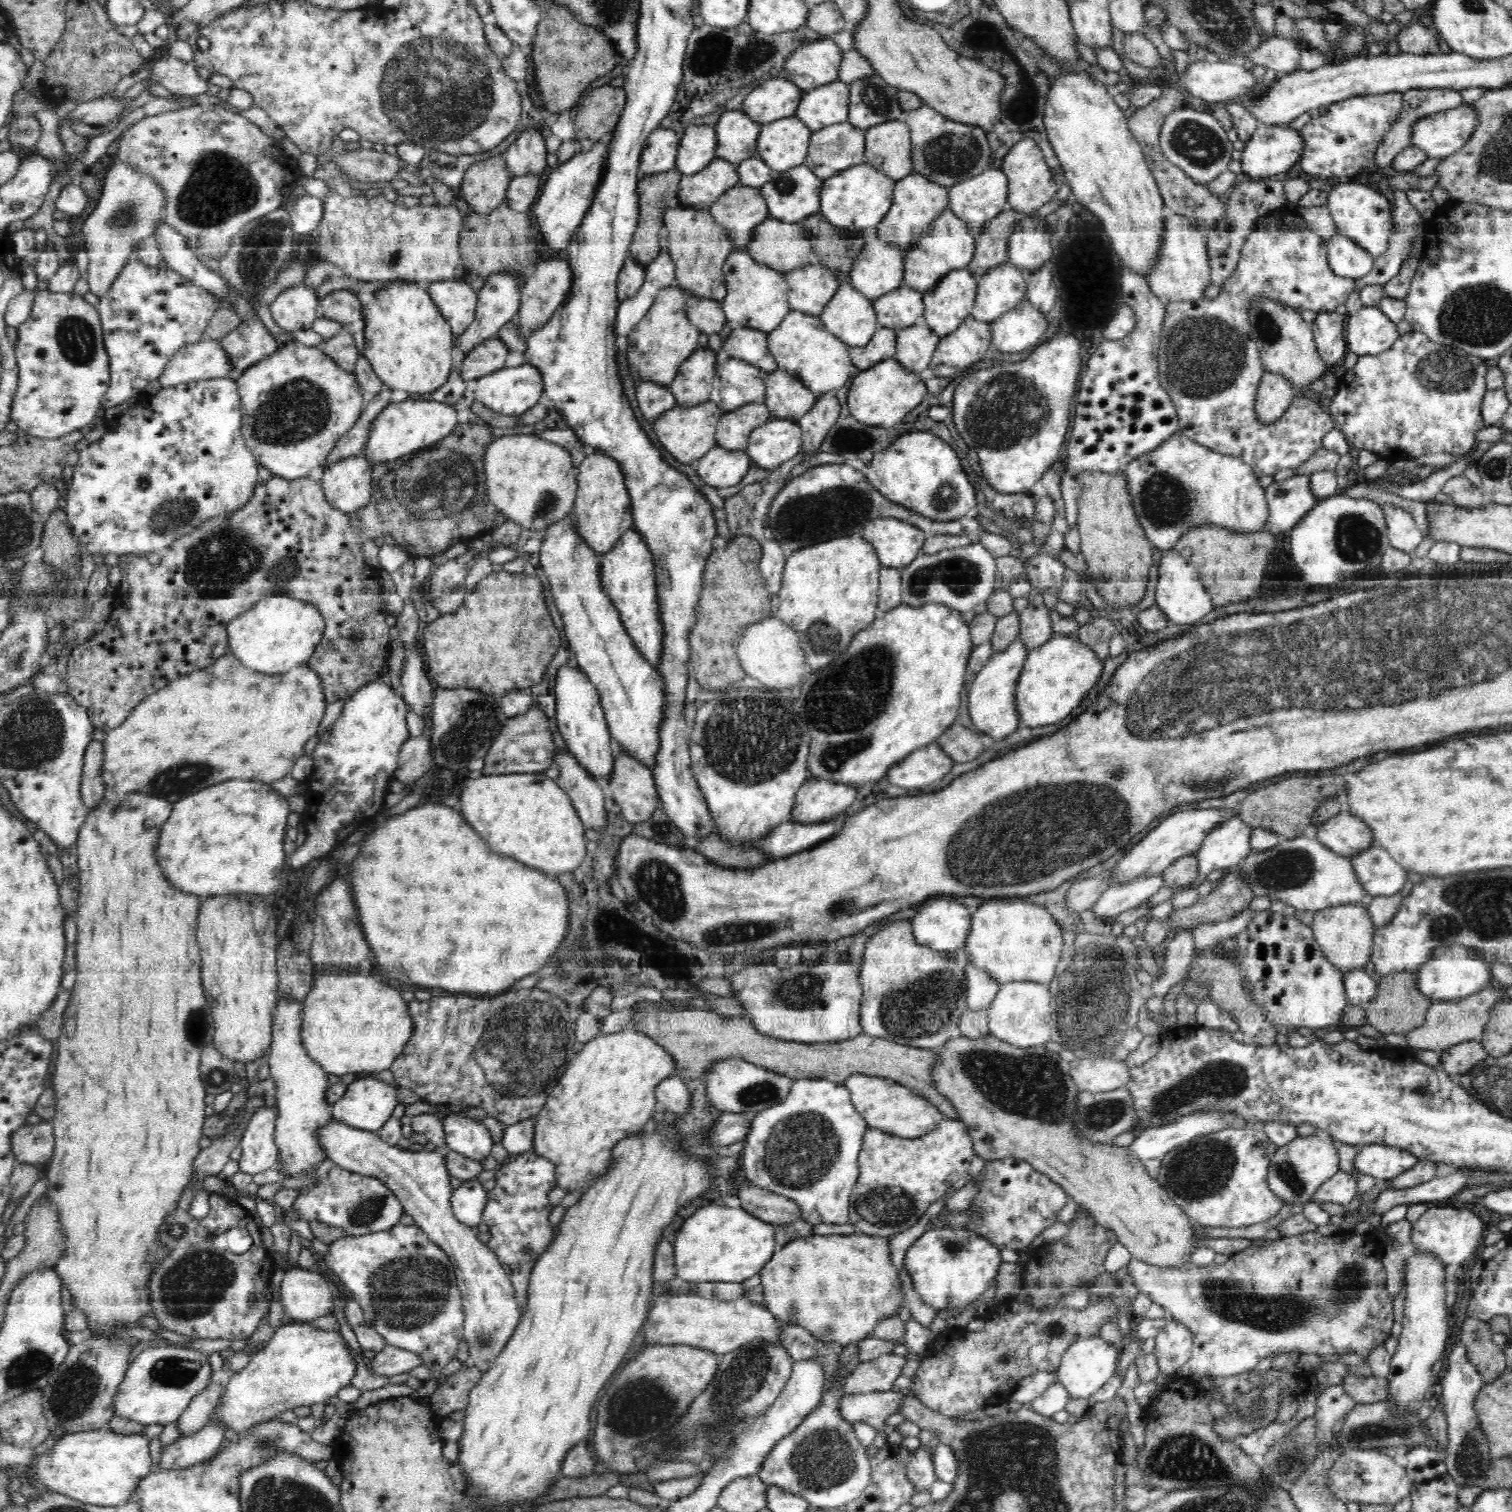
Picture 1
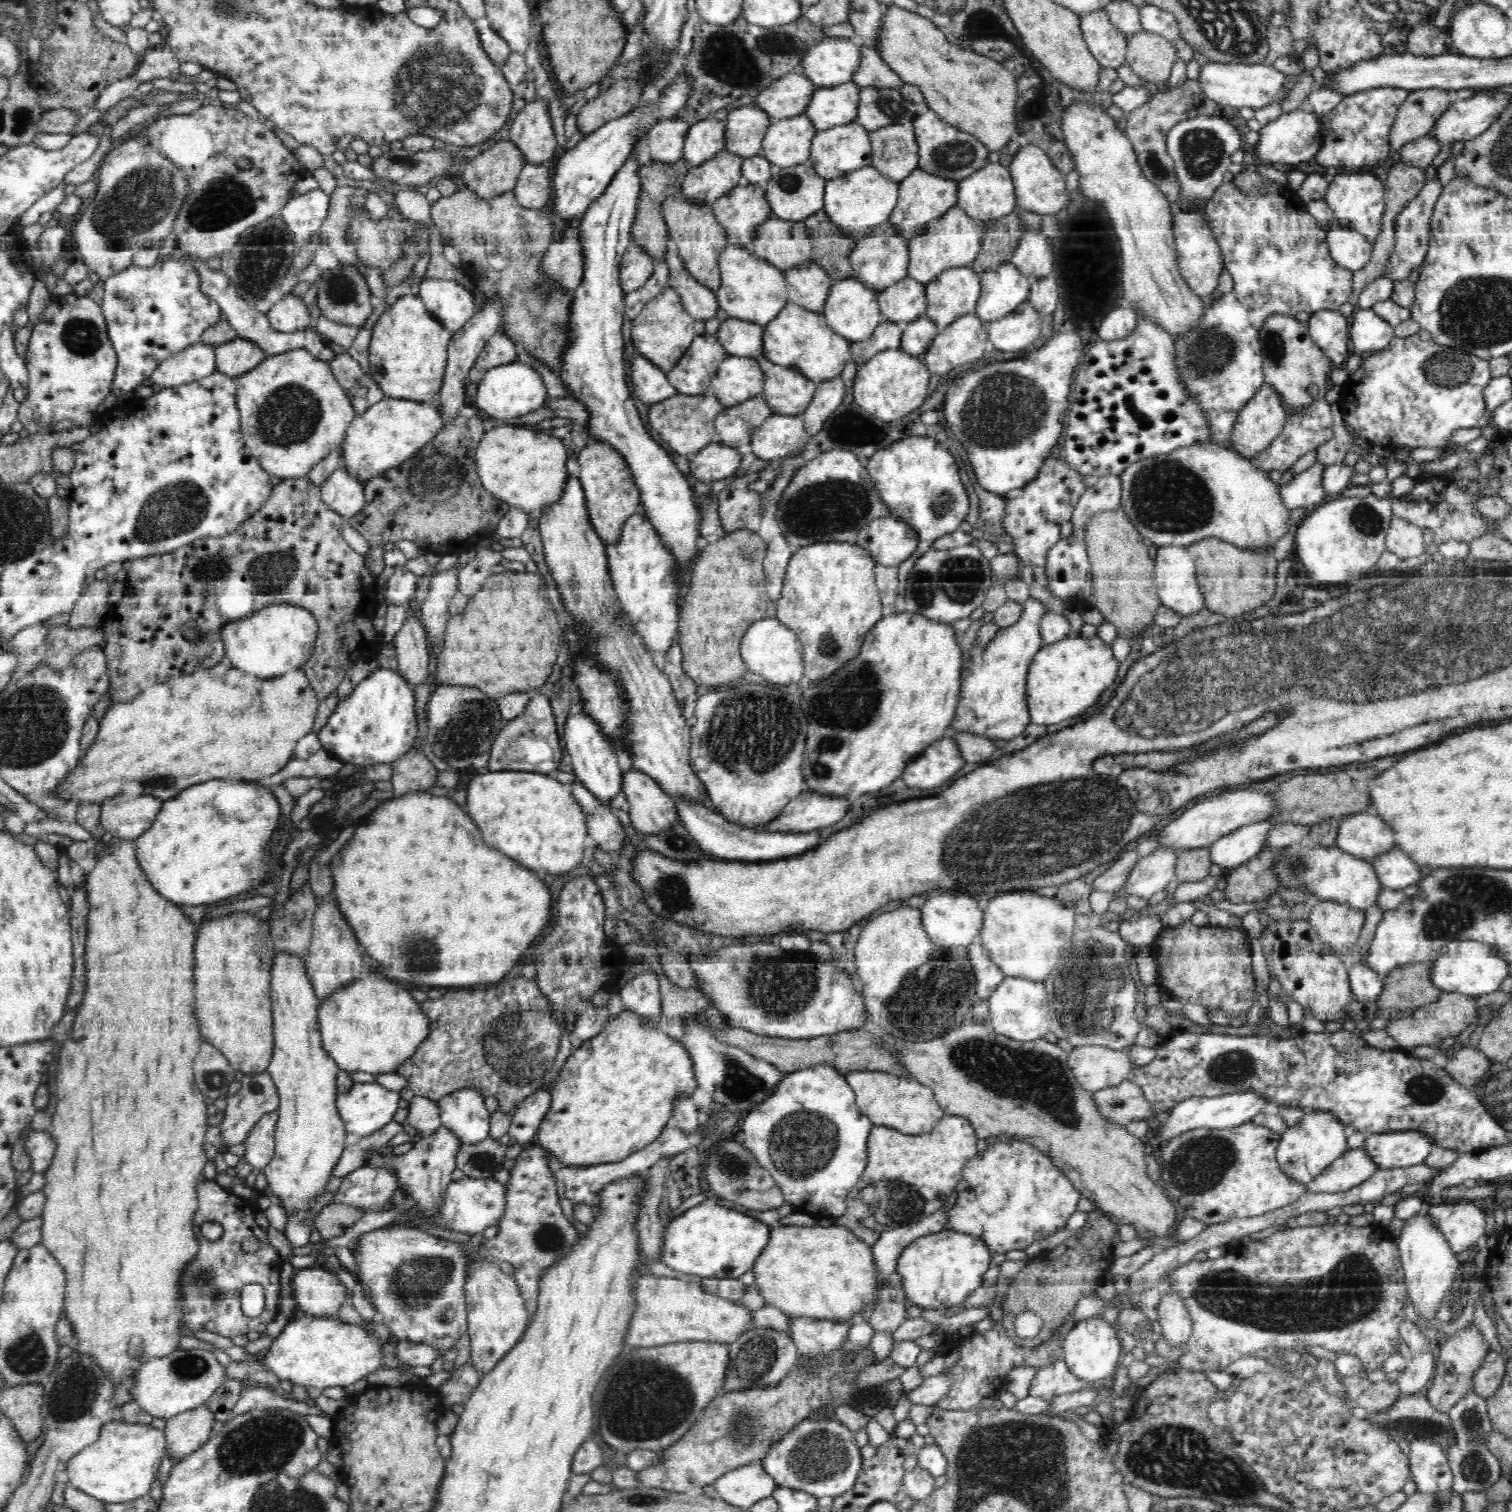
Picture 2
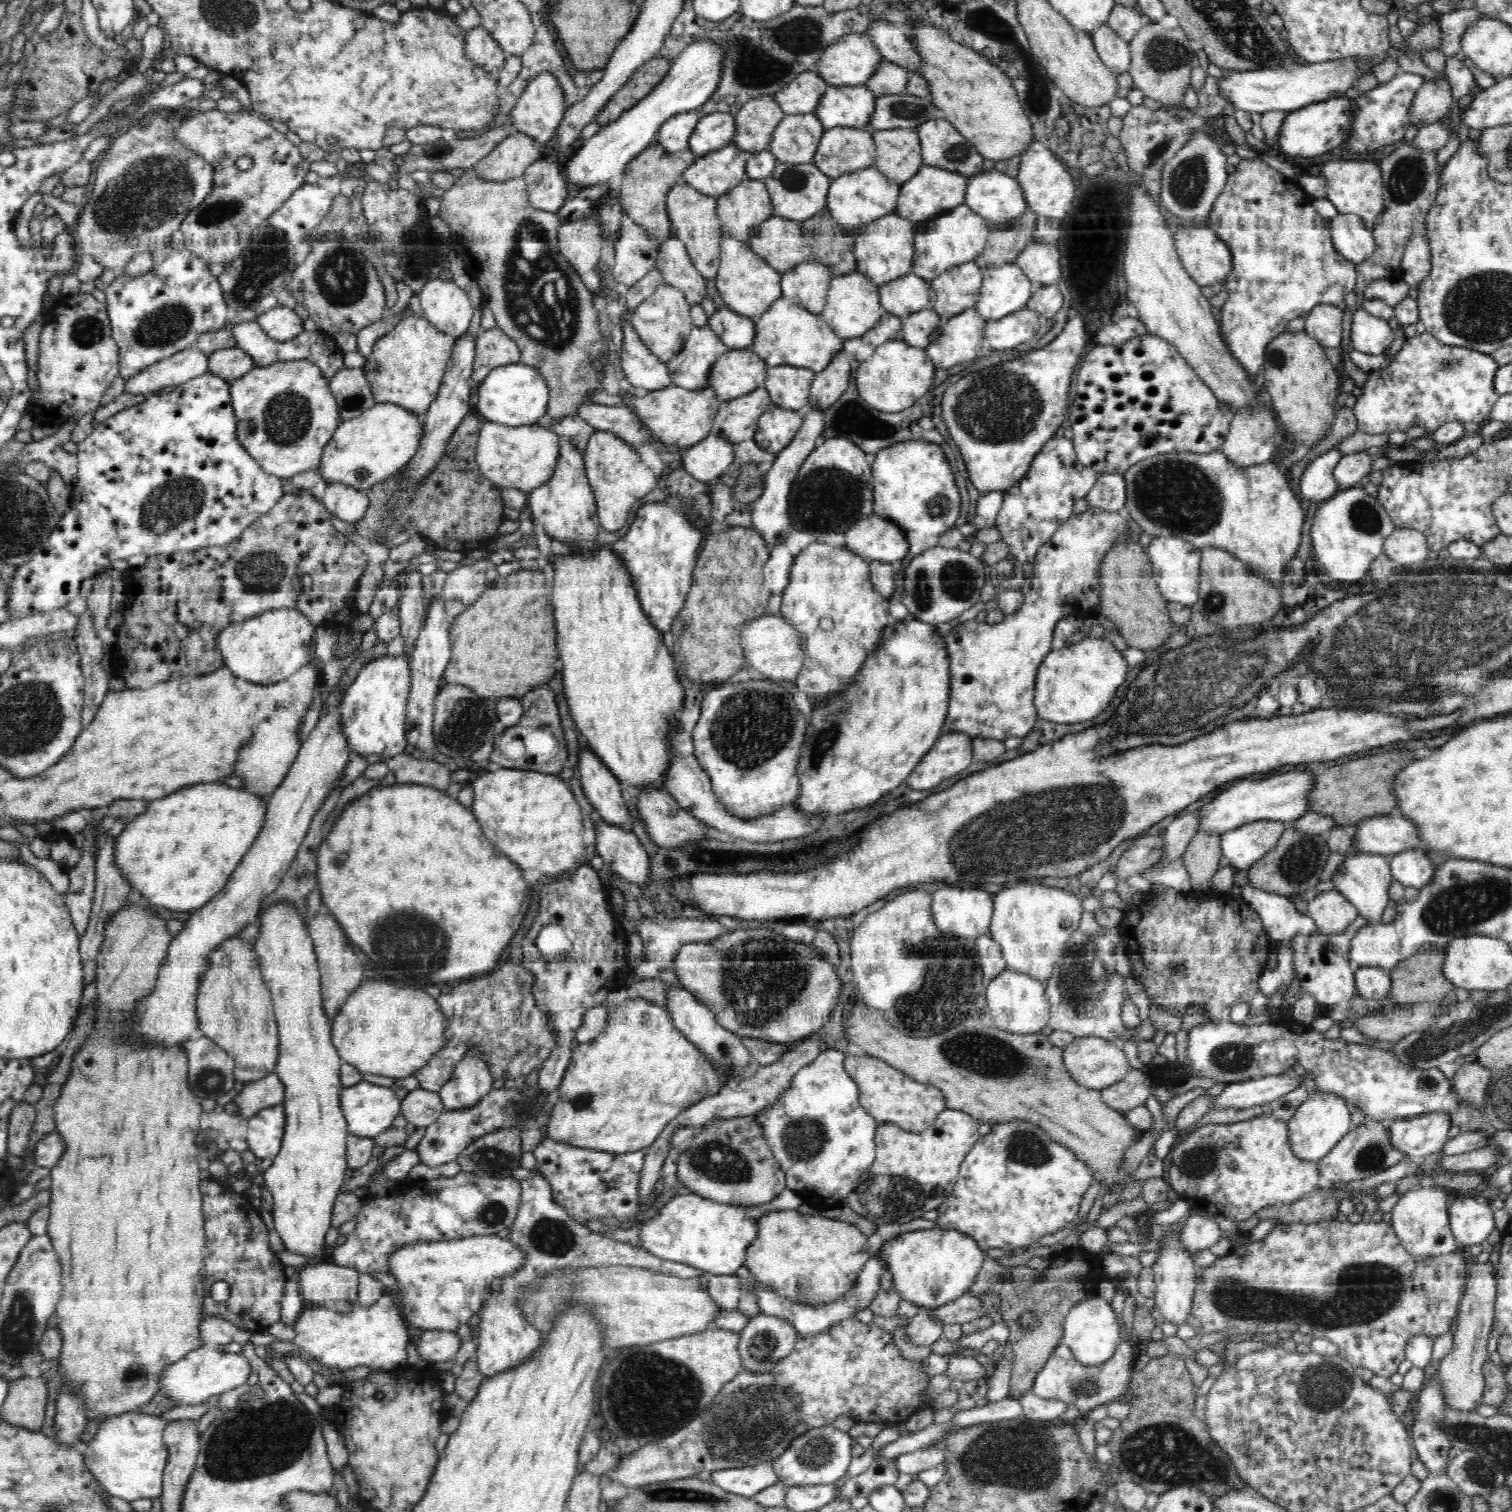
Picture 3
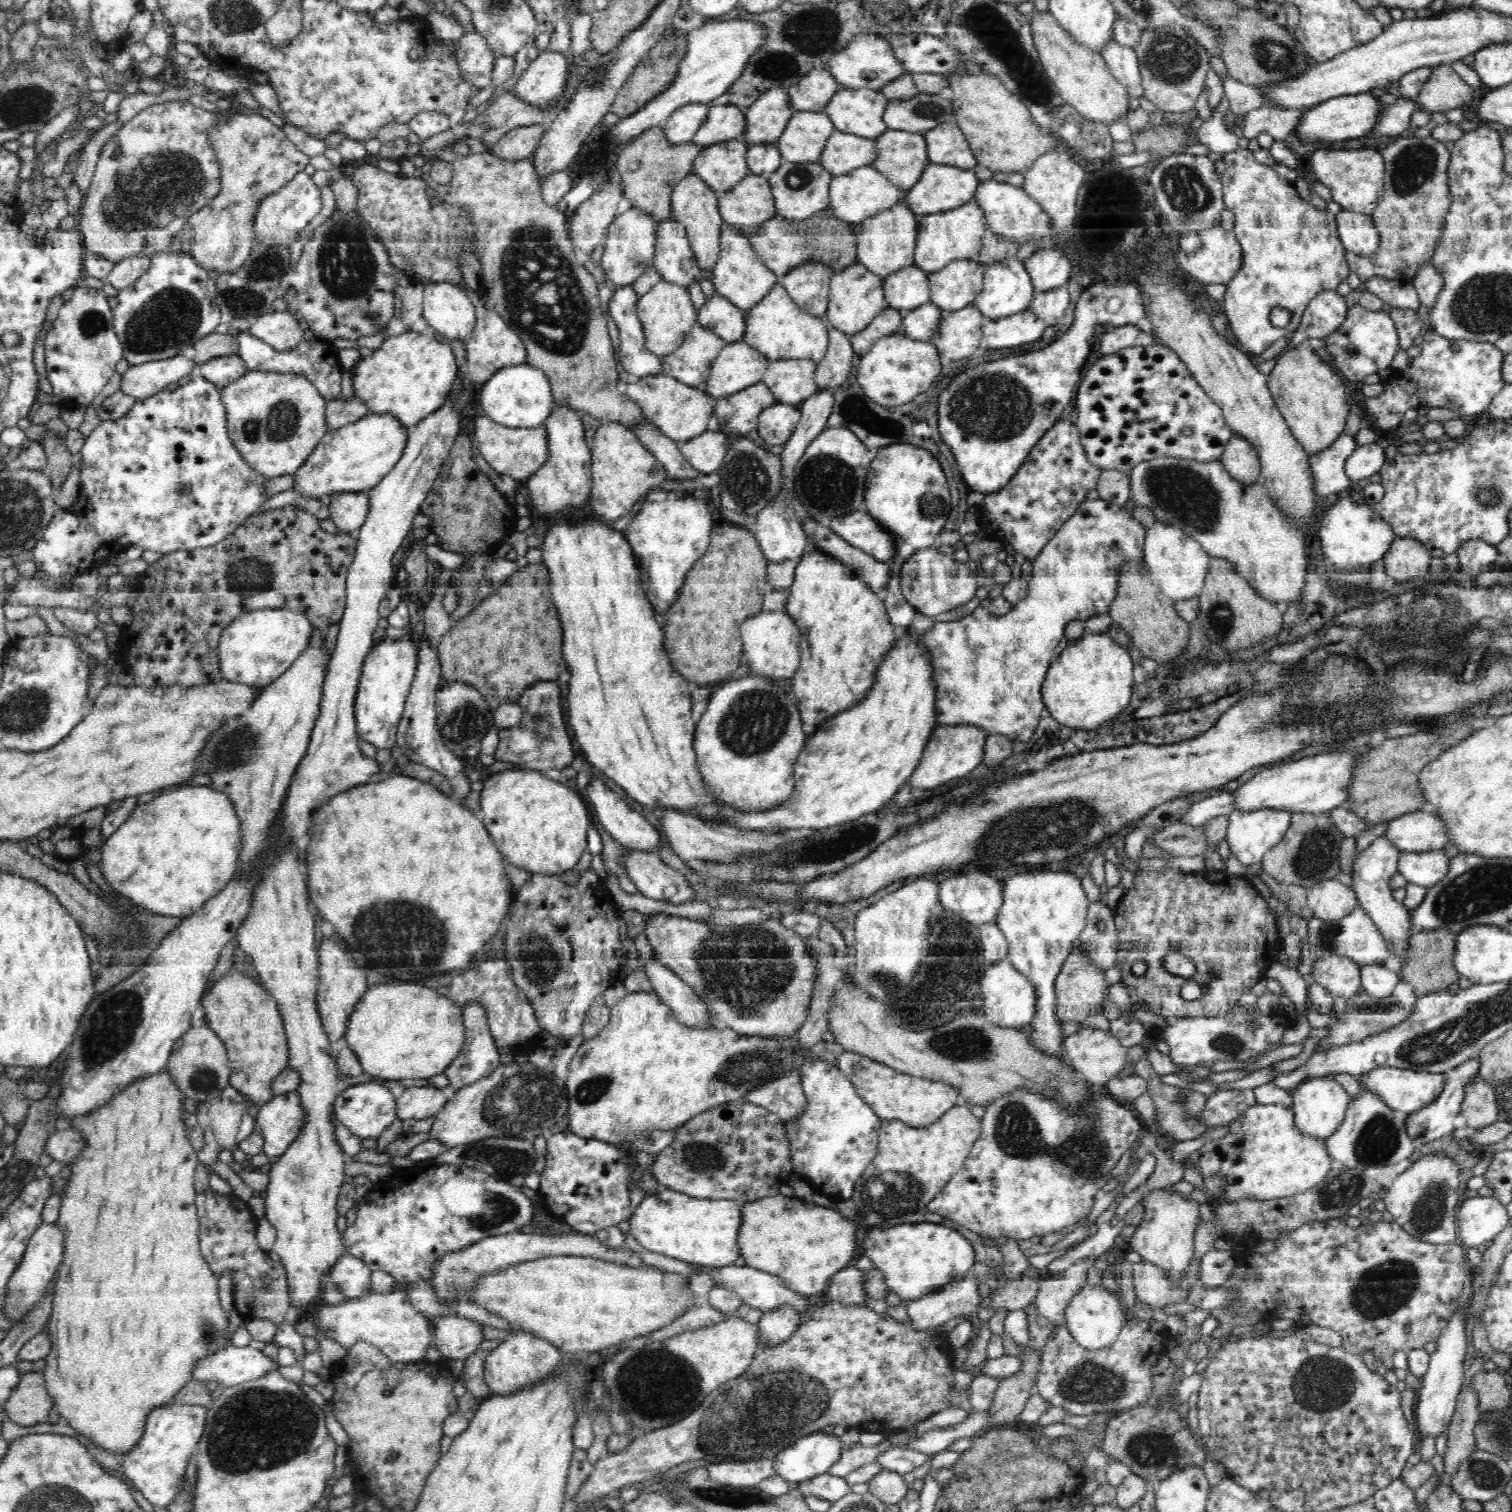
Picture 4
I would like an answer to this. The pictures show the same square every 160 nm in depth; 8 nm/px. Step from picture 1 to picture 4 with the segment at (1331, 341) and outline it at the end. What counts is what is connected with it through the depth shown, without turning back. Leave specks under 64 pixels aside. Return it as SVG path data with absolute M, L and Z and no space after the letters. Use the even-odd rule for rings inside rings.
M1336 291L1320 292L1313 300L1310 300L1303 313L1301 324L1291 335L1287 347L1274 359L1258 364L1258 369L1268 376L1284 352L1307 342L1308 338L1324 338L1345 322L1348 312L1344 297Z

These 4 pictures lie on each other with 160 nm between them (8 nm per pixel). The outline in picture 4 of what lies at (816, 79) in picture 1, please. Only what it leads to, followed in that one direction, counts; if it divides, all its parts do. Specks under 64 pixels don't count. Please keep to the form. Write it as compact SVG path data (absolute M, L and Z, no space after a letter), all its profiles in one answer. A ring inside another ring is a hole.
M860 33L856 36L846 48L839 50L831 58L825 69L831 71L831 75L839 82L841 88L876 91L882 90L882 86L888 84L891 80L910 73L898 61L890 39L870 33Z

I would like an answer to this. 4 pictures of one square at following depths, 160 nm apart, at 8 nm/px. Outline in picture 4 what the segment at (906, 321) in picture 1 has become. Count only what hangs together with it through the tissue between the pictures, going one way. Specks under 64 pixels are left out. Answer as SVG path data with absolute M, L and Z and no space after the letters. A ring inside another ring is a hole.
M916 265L889 274L883 282L889 307L902 313L931 302L930 274Z

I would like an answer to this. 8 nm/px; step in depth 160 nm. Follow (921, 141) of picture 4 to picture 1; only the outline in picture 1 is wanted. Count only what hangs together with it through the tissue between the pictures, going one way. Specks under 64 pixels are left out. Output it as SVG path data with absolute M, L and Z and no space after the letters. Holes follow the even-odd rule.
M904 121L885 122L864 131L864 163L895 181L913 173L911 130Z

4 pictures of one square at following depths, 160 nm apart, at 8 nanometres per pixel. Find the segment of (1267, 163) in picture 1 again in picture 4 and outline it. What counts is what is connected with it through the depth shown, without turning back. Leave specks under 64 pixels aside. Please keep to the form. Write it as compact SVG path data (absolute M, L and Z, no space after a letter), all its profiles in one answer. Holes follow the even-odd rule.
M1368 91L1331 98L1320 104L1311 105L1300 117L1294 134L1297 134L1296 138L1303 145L1314 144L1314 142L1332 143L1346 139L1362 140L1374 128L1378 120L1378 112L1382 107L1378 97L1374 97Z

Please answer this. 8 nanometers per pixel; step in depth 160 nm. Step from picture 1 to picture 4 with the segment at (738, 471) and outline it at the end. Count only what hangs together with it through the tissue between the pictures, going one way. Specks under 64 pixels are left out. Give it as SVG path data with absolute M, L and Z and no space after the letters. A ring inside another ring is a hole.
M704 431L688 441L676 441L684 458L700 474L716 472L728 452L728 437L721 431Z

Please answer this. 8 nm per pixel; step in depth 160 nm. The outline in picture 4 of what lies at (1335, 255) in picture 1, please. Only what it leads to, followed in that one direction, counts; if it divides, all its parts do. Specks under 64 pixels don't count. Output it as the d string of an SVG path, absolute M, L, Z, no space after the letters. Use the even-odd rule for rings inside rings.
M1342 209L1336 215L1337 233L1345 250L1368 256L1379 248L1379 229L1371 215Z

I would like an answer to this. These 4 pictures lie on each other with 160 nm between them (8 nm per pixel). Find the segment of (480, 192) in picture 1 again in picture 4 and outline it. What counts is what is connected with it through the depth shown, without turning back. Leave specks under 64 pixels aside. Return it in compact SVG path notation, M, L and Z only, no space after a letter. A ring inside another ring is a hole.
M543 124L514 127L490 149L502 159L531 160L545 129Z

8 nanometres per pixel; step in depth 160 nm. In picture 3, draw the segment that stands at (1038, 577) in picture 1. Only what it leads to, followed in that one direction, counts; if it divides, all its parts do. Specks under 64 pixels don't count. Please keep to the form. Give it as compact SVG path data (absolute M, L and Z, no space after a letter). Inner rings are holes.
M1055 436L1045 442L1024 478L1003 491L1003 503L995 524L1002 535L1001 540L1008 545L1009 556L1014 556L1021 565L1034 564L1040 546L1072 516L1074 502L1085 498L1098 475L1079 461L1073 442L1056 440Z

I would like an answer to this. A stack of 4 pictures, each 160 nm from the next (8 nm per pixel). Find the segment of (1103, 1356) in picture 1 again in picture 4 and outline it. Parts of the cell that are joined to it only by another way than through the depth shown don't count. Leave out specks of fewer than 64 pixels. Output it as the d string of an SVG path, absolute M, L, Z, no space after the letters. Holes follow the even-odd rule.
M1087 1284L1072 1296L1065 1311L1067 1329L1071 1331L1071 1335L1076 1342L1088 1350L1097 1350L1100 1347L1108 1348L1116 1342L1117 1336L1120 1334L1122 1327L1127 1322L1125 1309L1120 1303L1117 1294L1110 1293L1104 1286L1100 1284Z

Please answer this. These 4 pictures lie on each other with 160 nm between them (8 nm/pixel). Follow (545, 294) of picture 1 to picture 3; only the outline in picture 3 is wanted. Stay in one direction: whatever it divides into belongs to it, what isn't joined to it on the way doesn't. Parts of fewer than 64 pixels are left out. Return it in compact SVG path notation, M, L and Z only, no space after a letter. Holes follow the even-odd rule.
M592 218L570 221L559 228L558 250L580 277L596 269L605 257L602 254L602 229L602 224L596 224Z

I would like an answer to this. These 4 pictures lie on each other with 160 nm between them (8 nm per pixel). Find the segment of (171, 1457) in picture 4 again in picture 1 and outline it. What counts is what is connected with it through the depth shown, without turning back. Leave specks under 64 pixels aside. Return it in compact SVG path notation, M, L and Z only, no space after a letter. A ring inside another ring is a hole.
M102 1427L57 1438L50 1451L41 1453L37 1449L26 1465L26 1476L32 1488L41 1490L40 1486L44 1486L84 1504L116 1506L130 1501L136 1487L150 1473L152 1456L148 1452L148 1440L140 1433L122 1436Z

